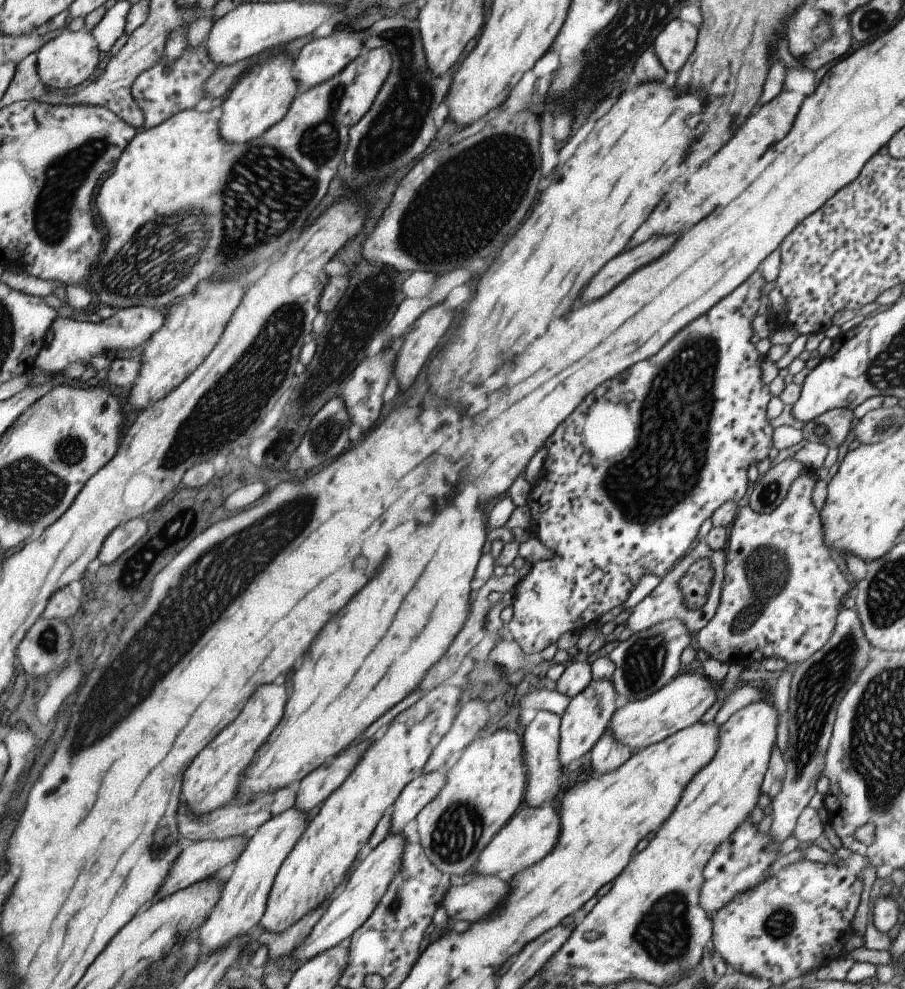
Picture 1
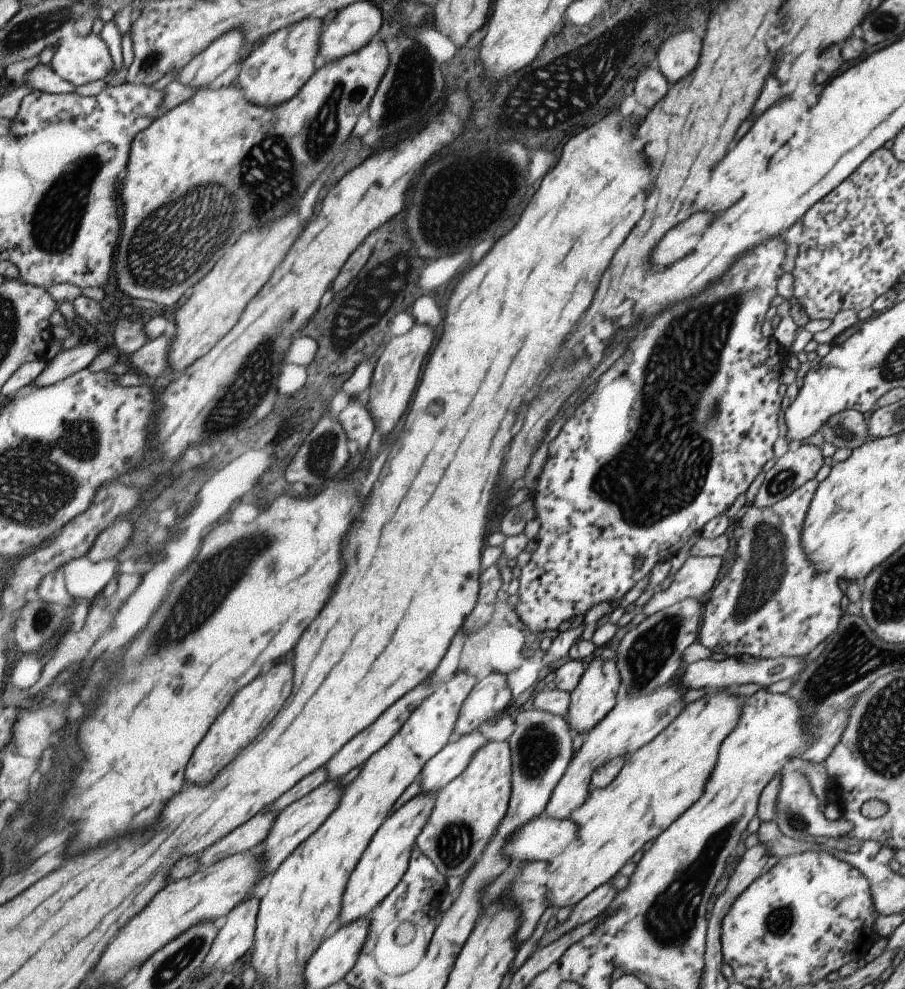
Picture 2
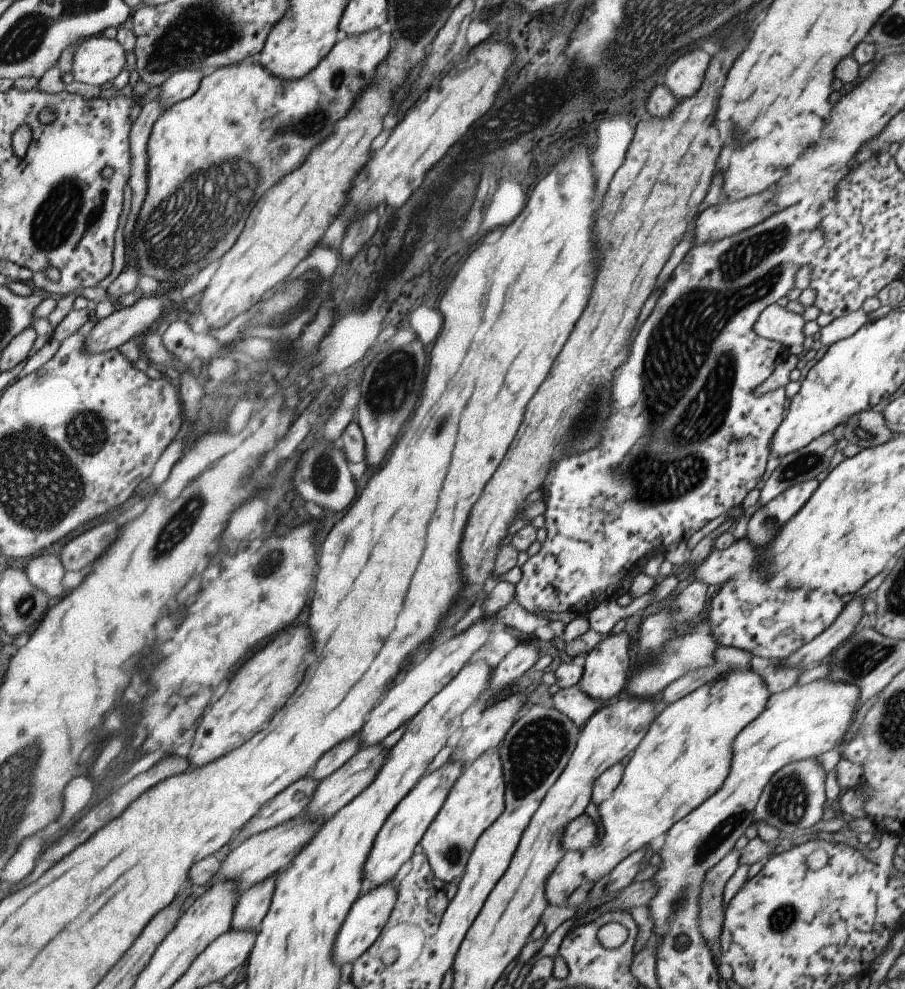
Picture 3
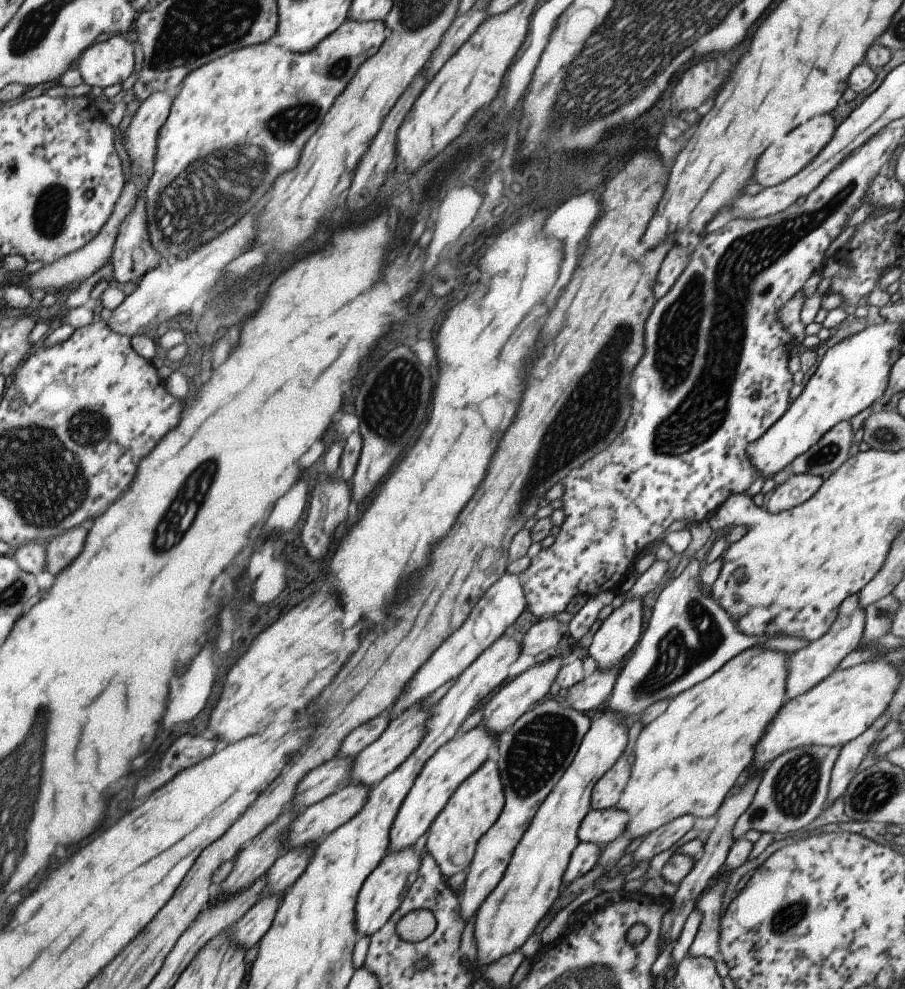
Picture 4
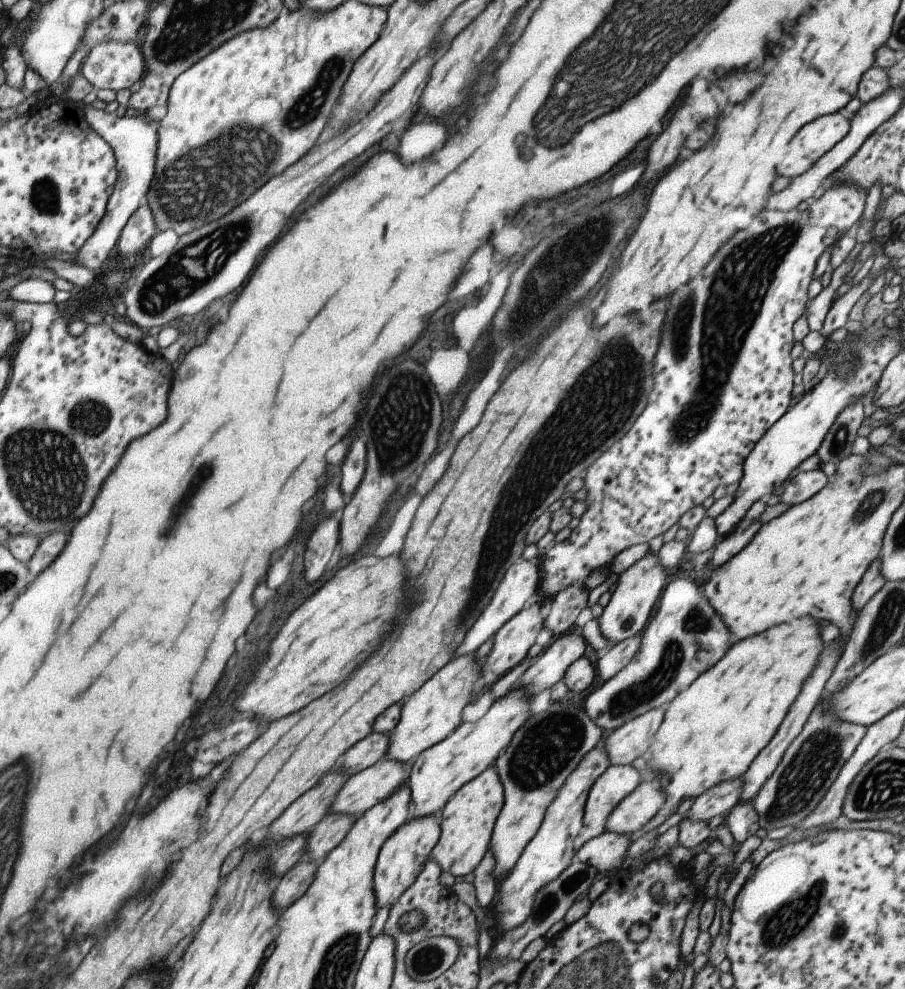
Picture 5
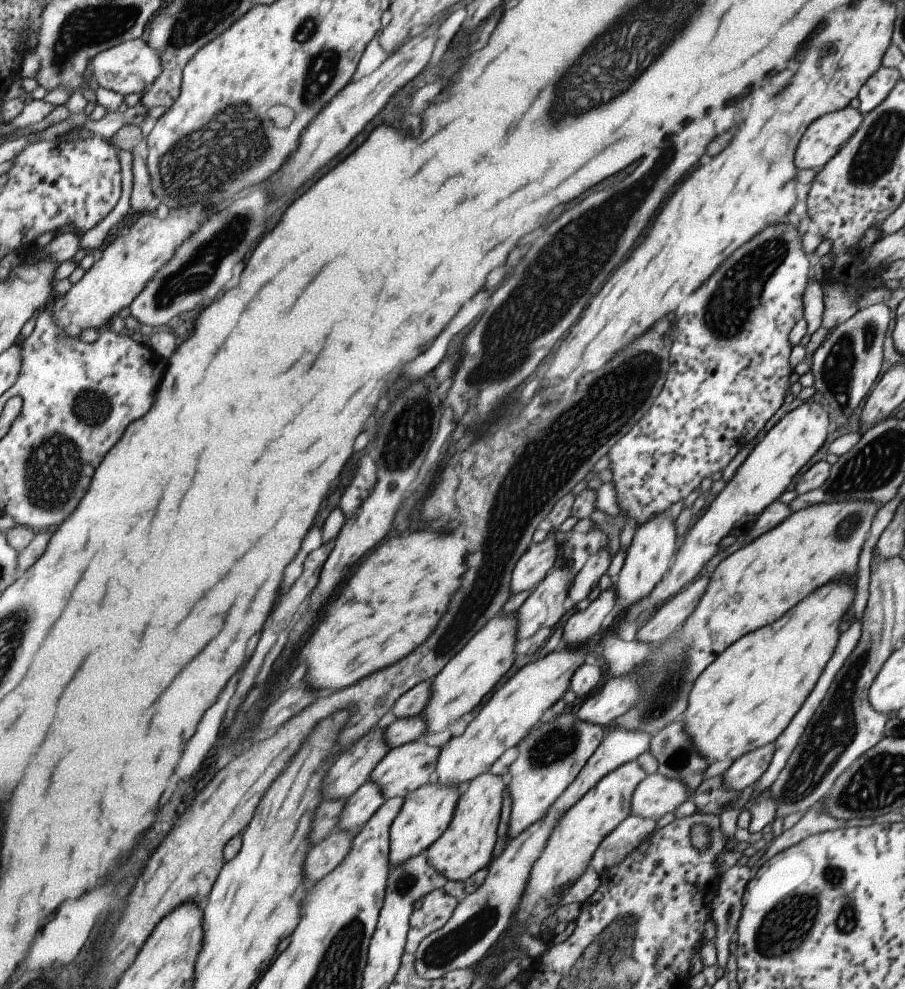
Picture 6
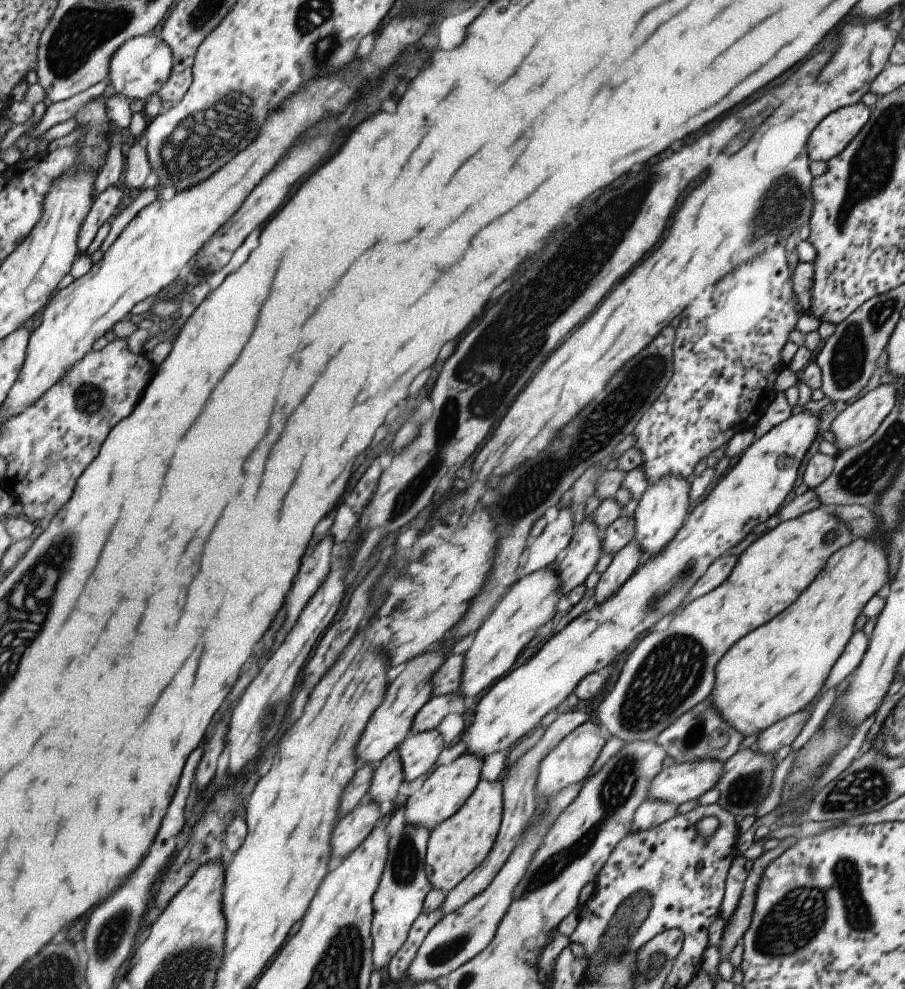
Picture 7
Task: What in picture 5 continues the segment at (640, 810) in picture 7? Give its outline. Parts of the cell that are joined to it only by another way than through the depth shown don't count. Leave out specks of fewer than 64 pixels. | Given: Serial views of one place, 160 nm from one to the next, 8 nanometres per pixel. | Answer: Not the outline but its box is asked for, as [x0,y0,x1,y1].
[574,832,632,872]

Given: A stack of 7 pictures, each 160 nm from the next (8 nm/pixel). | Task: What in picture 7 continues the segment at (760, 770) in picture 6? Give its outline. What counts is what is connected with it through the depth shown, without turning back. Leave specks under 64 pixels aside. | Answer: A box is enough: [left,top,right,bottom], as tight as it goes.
[753,707,810,753]

